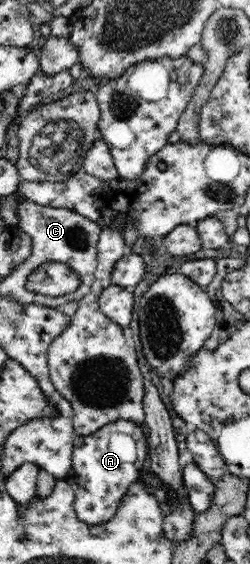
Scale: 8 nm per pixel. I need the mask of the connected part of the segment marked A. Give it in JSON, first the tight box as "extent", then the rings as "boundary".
{"extent":[63,419,148,525],"boundary":[[[124,419],[108,423],[89,435],[75,437],[72,464],[63,480],[73,488],[73,508],[81,521],[101,525],[116,514],[121,498],[141,479],[147,465],[144,464],[148,458],[146,438],[139,425]]]}

